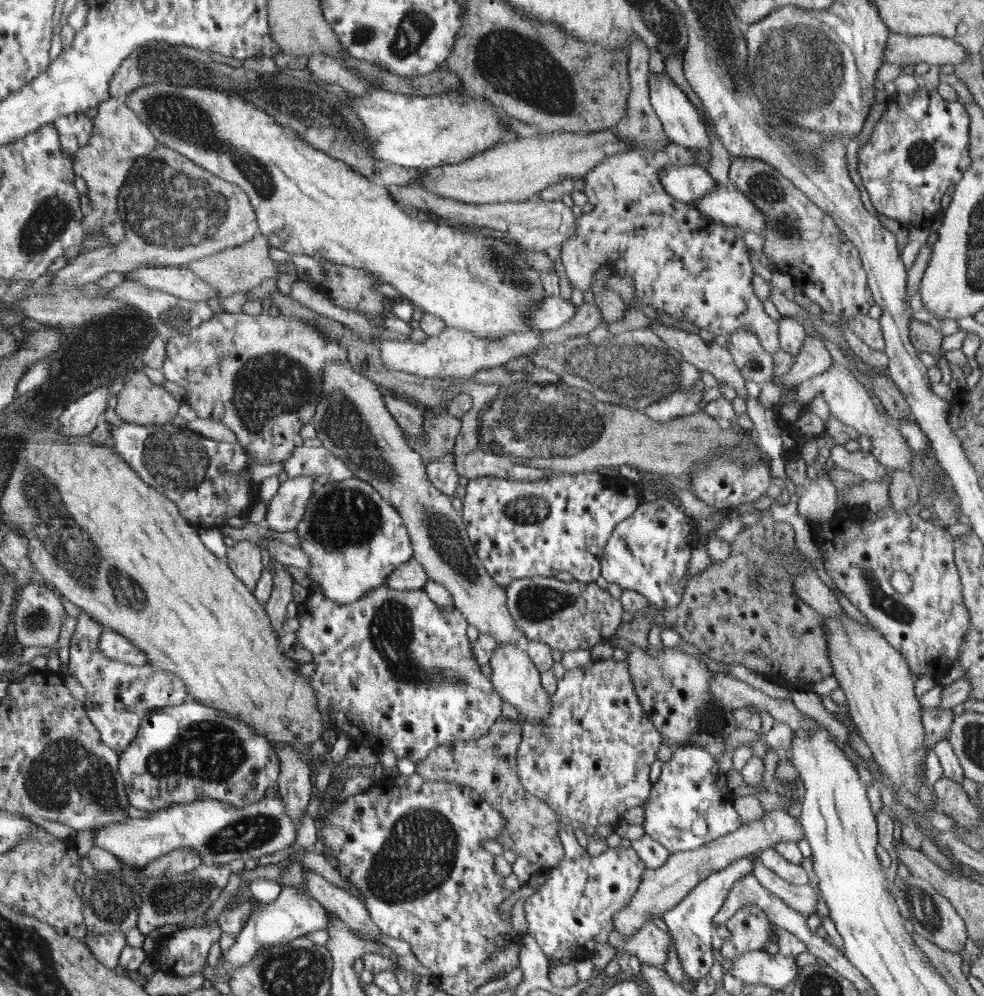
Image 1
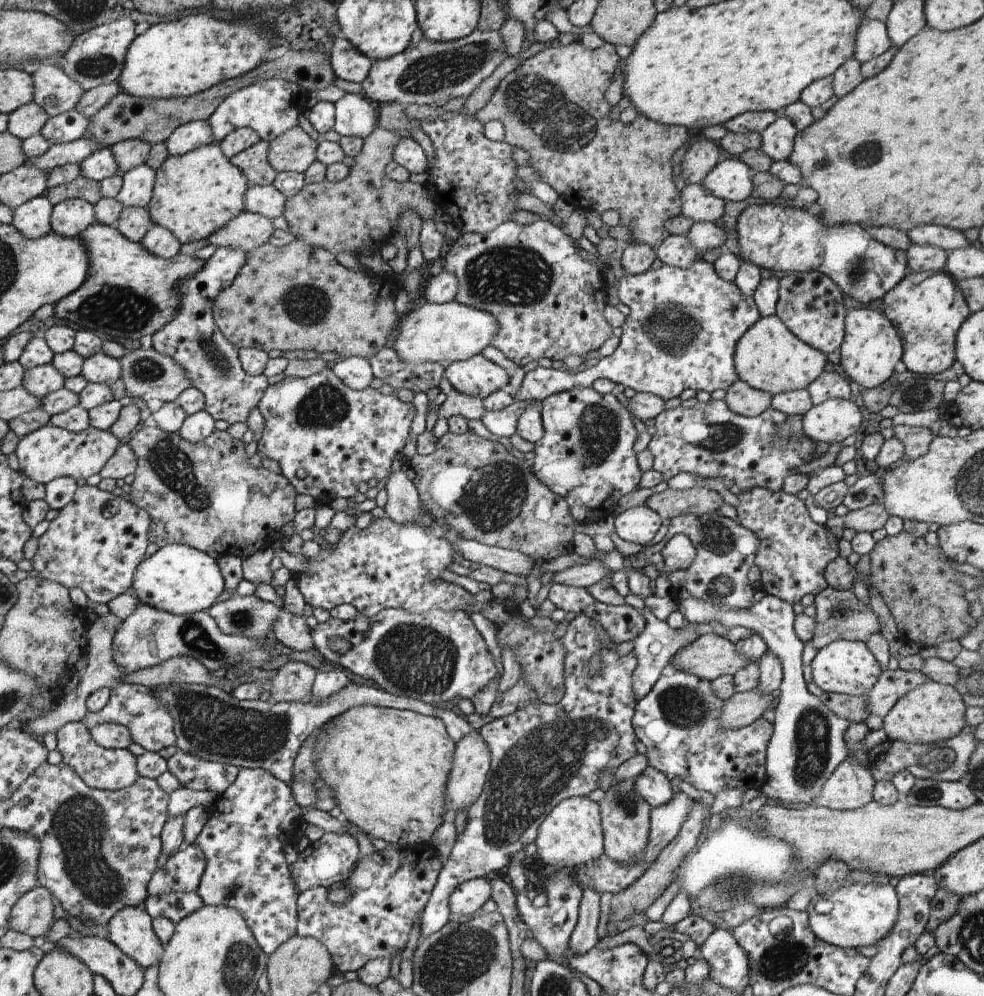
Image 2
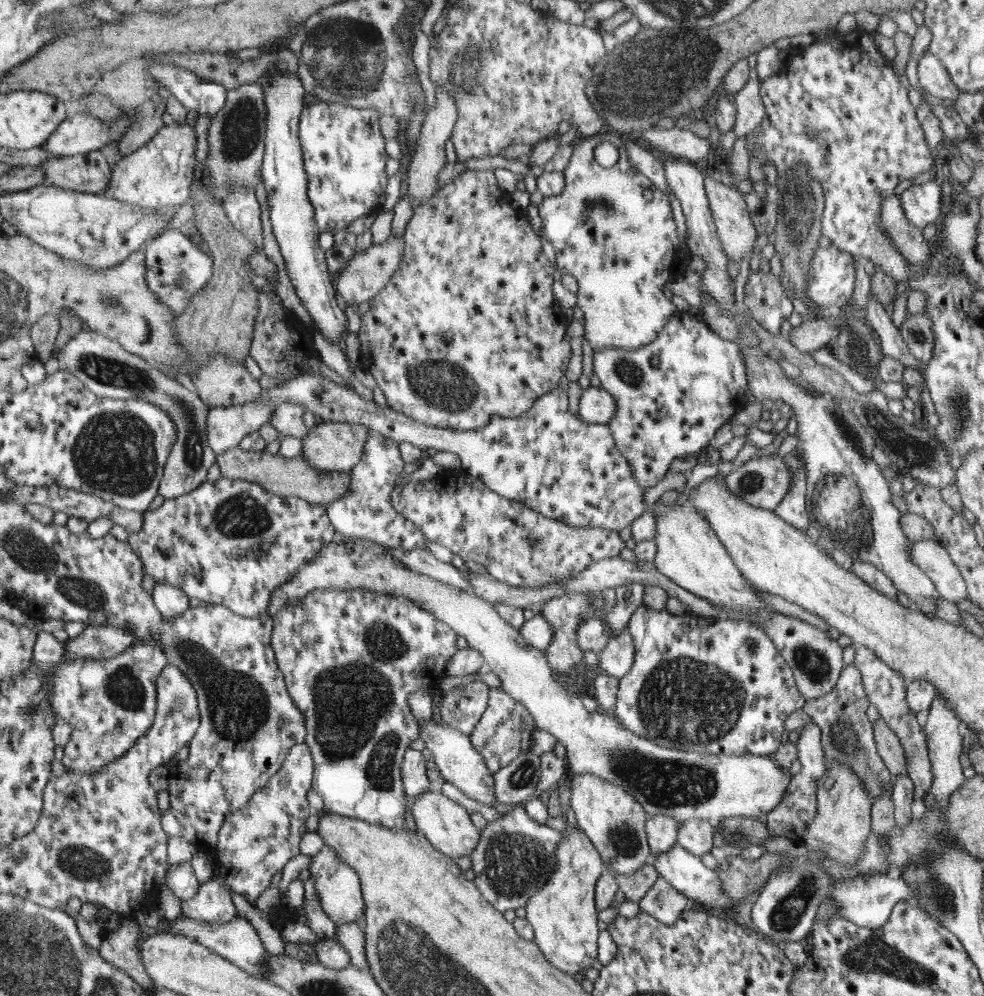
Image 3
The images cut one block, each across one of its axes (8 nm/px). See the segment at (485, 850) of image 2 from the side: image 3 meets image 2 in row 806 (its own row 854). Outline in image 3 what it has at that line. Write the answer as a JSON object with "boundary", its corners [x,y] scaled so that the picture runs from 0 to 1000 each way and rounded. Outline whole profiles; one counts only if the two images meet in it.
{"boundary":[[[534,807],[522,809],[518,816],[512,817],[505,824],[496,825],[488,837],[490,841],[486,851],[479,857],[479,872],[483,876],[481,886],[487,891],[491,901],[510,918],[514,914],[534,911],[539,902],[556,888],[561,877],[564,876],[567,869],[567,856],[565,855],[567,855],[567,849],[573,845],[574,837],[537,820]]]}

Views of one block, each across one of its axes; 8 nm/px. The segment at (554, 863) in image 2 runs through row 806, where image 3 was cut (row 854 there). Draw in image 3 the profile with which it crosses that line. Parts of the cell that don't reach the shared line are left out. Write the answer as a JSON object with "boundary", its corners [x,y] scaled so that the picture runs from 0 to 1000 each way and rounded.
{"boundary":[[[591,832],[575,833],[573,845],[567,849],[567,869],[556,888],[540,901],[534,910],[535,923],[542,930],[542,944],[564,971],[586,980],[606,970],[608,920],[604,912],[604,890],[615,876],[613,862]]]}

